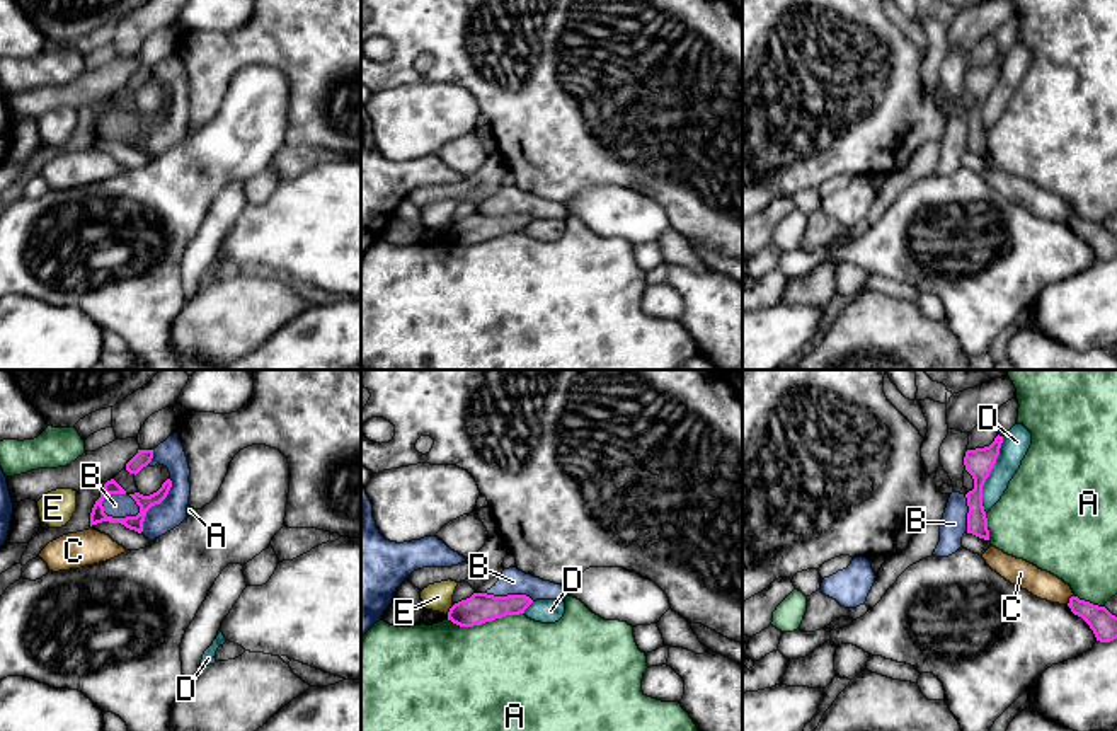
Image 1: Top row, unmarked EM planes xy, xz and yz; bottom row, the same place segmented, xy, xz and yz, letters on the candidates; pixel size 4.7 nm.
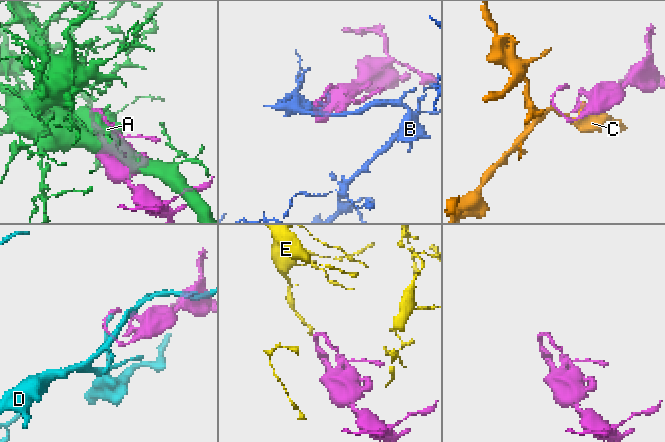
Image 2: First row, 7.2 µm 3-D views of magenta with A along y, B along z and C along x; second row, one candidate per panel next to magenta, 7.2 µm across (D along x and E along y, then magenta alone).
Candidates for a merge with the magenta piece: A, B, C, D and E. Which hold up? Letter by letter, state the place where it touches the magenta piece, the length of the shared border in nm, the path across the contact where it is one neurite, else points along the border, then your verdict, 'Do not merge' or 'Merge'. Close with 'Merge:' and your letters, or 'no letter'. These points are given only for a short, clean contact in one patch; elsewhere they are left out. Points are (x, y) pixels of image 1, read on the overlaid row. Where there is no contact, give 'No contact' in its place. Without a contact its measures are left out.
A: Touches magenta at xz (484, 622). Shared border 360 nm. Do not merge
B: Touches magenta at xy (118, 518). Shared border 200 nm. Do not merge
C: Touches magenta at yz (1070, 600). Shared border 60 nm. Do not merge
D: Touches magenta at yz (990, 472). Shared border 380 nm. Do not merge
E: Touches magenta at xz (450, 610). Shared border 60 nm. Boundary: xz (453, 605), (446, 614). Do not merge
Merge: no letter

